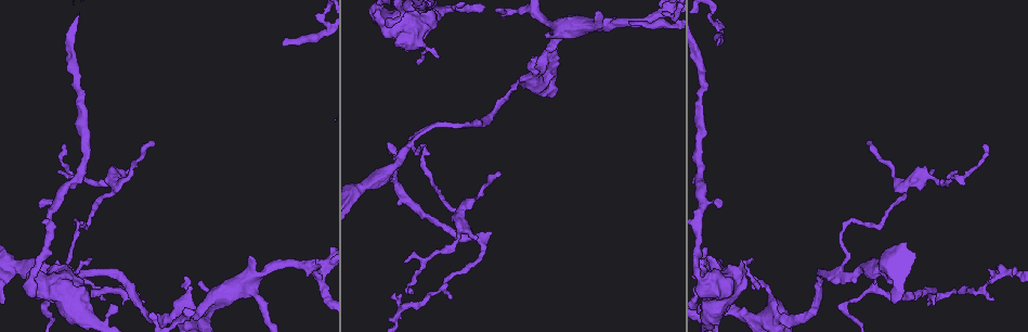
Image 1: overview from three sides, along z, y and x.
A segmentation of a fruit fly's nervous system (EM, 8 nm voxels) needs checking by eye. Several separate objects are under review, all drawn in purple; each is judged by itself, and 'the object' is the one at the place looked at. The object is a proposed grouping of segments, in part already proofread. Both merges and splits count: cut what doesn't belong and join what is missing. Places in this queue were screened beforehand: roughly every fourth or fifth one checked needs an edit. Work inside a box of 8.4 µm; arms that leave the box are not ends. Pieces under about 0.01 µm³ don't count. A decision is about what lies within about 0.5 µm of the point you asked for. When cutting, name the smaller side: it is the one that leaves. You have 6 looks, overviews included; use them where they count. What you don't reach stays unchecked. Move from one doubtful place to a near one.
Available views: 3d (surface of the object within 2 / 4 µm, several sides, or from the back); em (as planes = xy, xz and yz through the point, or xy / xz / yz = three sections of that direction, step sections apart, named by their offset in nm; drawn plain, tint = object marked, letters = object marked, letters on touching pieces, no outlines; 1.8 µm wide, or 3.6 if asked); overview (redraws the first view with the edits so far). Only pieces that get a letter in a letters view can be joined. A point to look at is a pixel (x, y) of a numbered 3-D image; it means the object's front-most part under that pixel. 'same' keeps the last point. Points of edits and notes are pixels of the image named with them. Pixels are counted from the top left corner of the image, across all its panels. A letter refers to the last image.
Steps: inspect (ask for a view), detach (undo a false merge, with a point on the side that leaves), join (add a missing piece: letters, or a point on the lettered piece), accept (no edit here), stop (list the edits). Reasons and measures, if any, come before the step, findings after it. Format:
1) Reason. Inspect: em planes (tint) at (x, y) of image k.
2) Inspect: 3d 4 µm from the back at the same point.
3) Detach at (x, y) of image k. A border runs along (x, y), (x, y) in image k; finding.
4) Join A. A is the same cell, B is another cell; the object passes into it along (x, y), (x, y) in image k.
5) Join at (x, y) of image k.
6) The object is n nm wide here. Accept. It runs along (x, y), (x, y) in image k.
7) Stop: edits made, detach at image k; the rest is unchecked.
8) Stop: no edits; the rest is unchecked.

Branch stops here. Inspect: 3d 4 µm at (439, 57) of image 1.

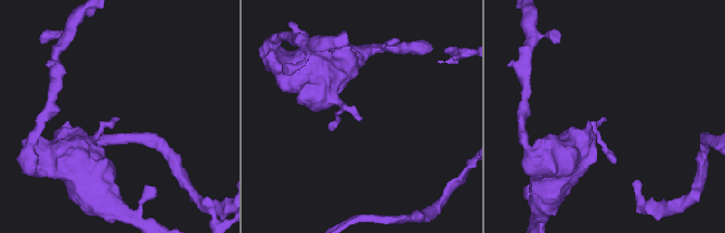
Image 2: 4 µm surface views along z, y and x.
Inspect: em xy step 4 (tint) at (118, 118) of image 2.

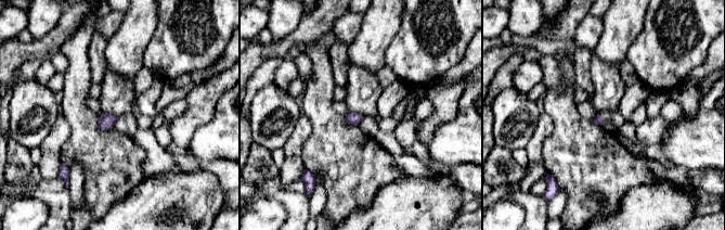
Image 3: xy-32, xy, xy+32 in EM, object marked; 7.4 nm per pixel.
Inspect: em planes (letters) at the same point.

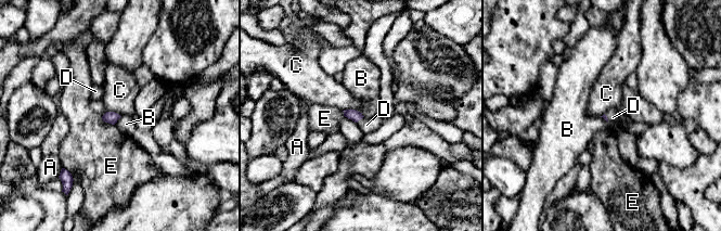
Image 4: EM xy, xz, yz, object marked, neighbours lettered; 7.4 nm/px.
Join D. D is the same cell, A, B, C and E are other cells; the object passes into it along (350, 114), (360, 118), (367, 125) in image 4; it goes on there.

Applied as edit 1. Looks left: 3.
Sharp bend. Inspect: 3d 2 µm at (391, 149) of image 1.

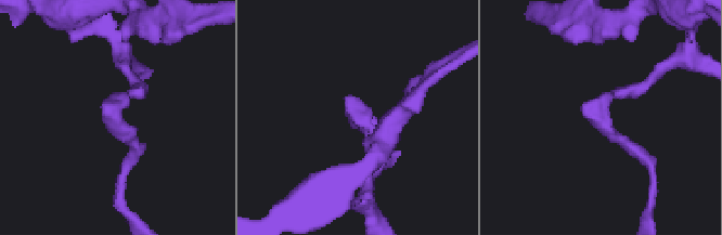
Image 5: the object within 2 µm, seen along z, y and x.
Now the EM. Inspect: em xz step 4 (letters) at (119, 107) of image 5.

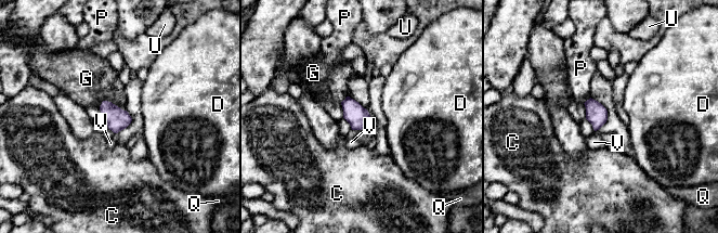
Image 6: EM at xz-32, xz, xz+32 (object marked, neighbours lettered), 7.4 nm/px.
Inspect: em planes (letters) at the same point.

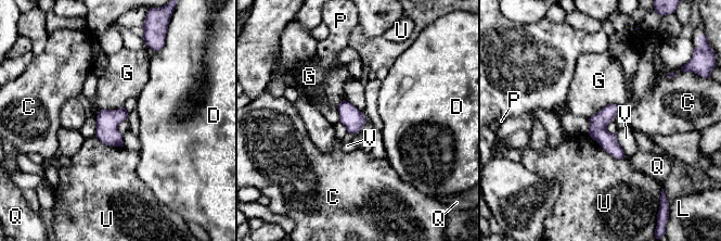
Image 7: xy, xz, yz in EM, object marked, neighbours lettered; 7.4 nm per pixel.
Accept. C, D, G, L, P, Q, U and V are other cells; it runs along (612, 106), (602, 136), (620, 155) in image 7; all the same neuron.

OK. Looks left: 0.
Stop: edits made, join at image 4; the rest is unchecked.

